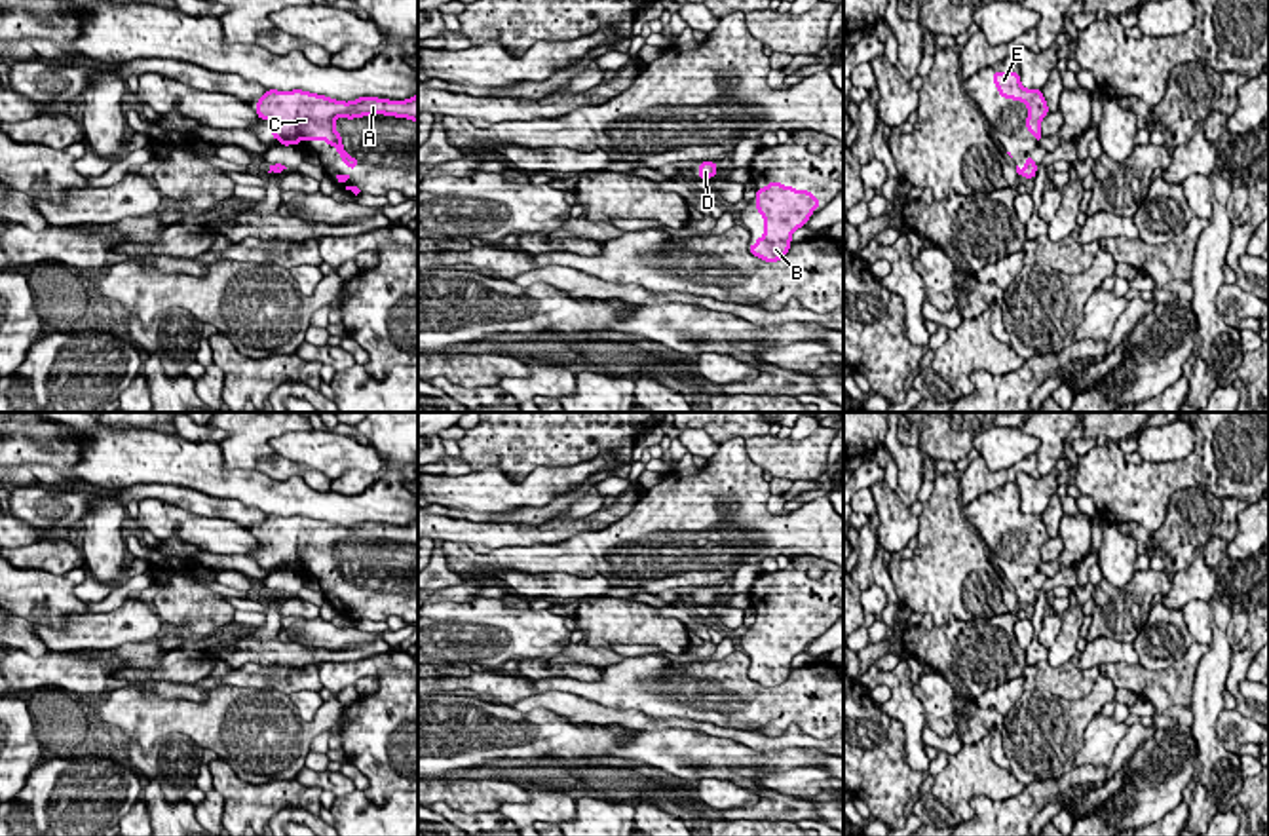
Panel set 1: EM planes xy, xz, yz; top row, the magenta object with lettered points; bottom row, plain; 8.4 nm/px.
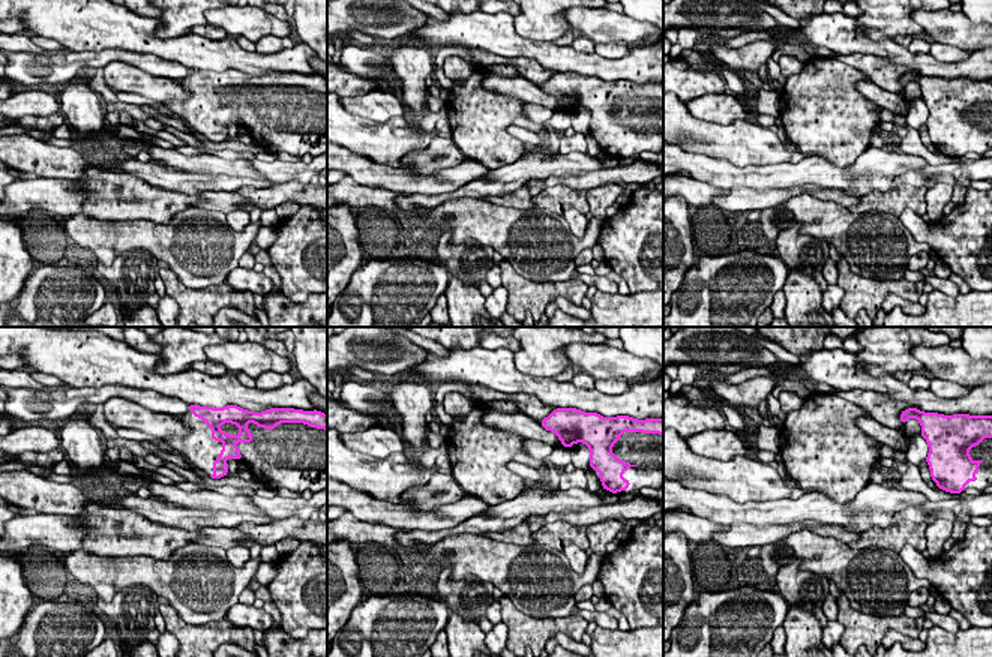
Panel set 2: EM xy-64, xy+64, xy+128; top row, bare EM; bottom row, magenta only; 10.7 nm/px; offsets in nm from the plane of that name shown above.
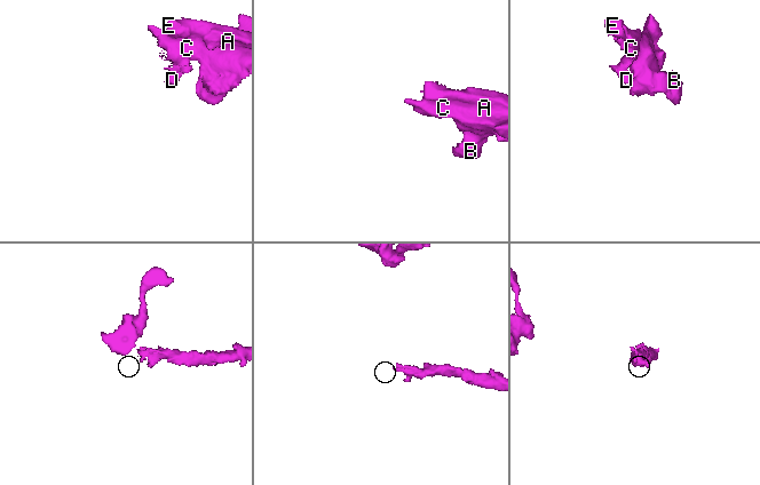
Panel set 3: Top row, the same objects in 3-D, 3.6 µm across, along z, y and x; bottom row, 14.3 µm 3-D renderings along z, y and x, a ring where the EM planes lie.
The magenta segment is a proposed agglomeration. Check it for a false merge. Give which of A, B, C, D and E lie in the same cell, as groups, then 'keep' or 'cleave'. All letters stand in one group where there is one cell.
A B C D E | keep

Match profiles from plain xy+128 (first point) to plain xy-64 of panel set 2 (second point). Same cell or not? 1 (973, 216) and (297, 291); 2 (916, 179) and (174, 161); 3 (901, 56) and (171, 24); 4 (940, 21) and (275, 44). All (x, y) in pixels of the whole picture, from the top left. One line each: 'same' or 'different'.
1: same
2: different
3: different
4: different

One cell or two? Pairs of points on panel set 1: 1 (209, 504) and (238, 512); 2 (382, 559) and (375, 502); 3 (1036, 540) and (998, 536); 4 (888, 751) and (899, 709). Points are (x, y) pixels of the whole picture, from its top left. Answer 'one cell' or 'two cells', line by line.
1: one cell
2: two cells
3: one cell
4: two cells

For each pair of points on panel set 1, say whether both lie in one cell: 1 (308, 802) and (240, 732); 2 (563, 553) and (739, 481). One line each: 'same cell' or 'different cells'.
1: different cells
2: same cell

